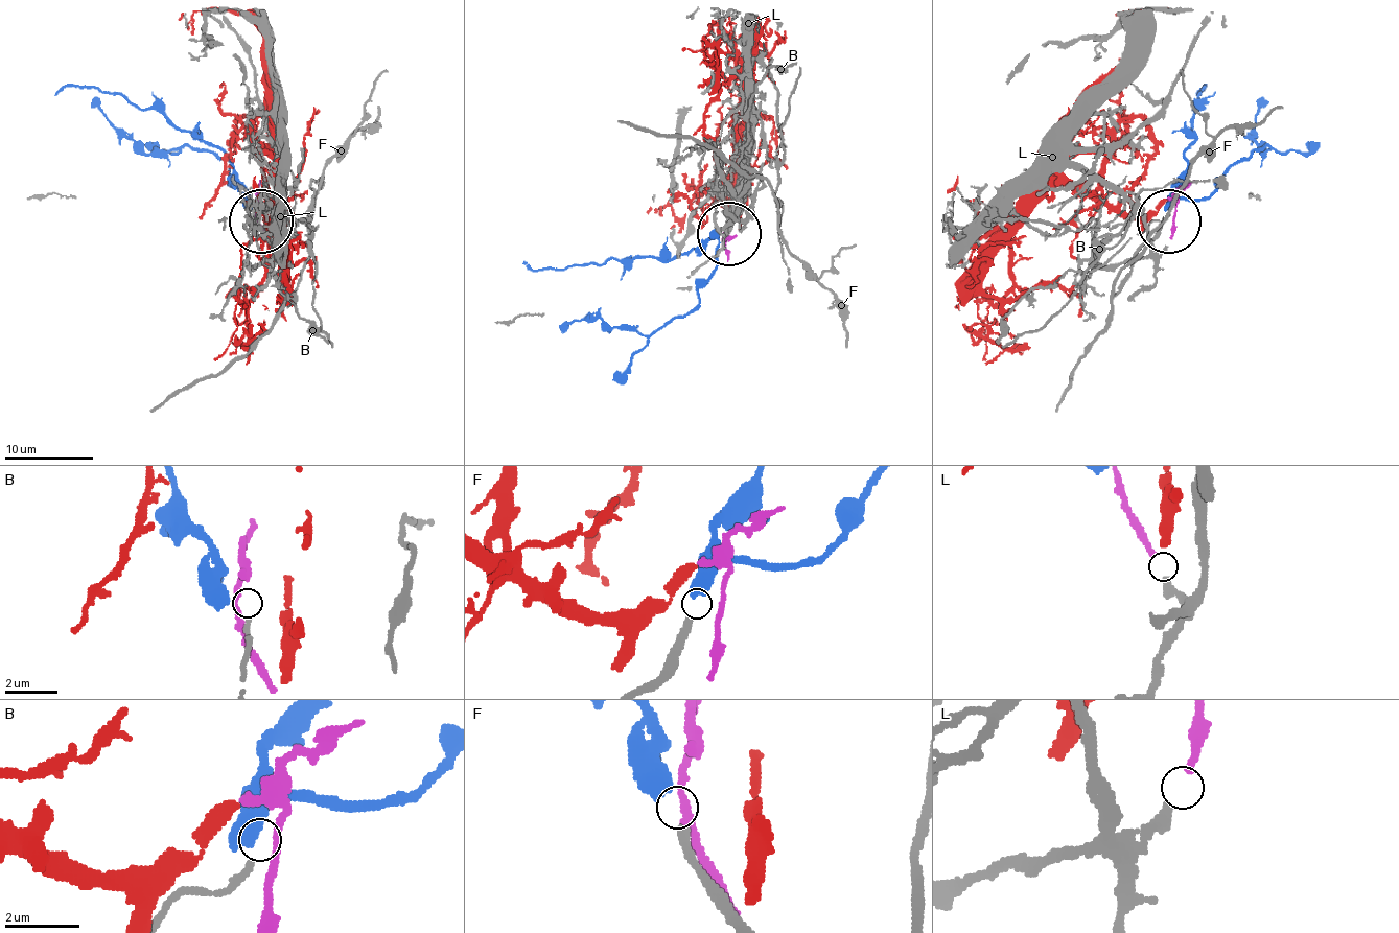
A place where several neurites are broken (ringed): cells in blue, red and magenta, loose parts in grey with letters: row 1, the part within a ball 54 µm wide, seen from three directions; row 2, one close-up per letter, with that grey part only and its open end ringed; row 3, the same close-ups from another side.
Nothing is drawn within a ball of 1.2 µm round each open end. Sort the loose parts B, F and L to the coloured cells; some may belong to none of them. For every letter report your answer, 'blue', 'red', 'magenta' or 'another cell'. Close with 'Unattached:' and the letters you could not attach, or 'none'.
B: another cell
F: blue
L: magenta
Unattached: B

